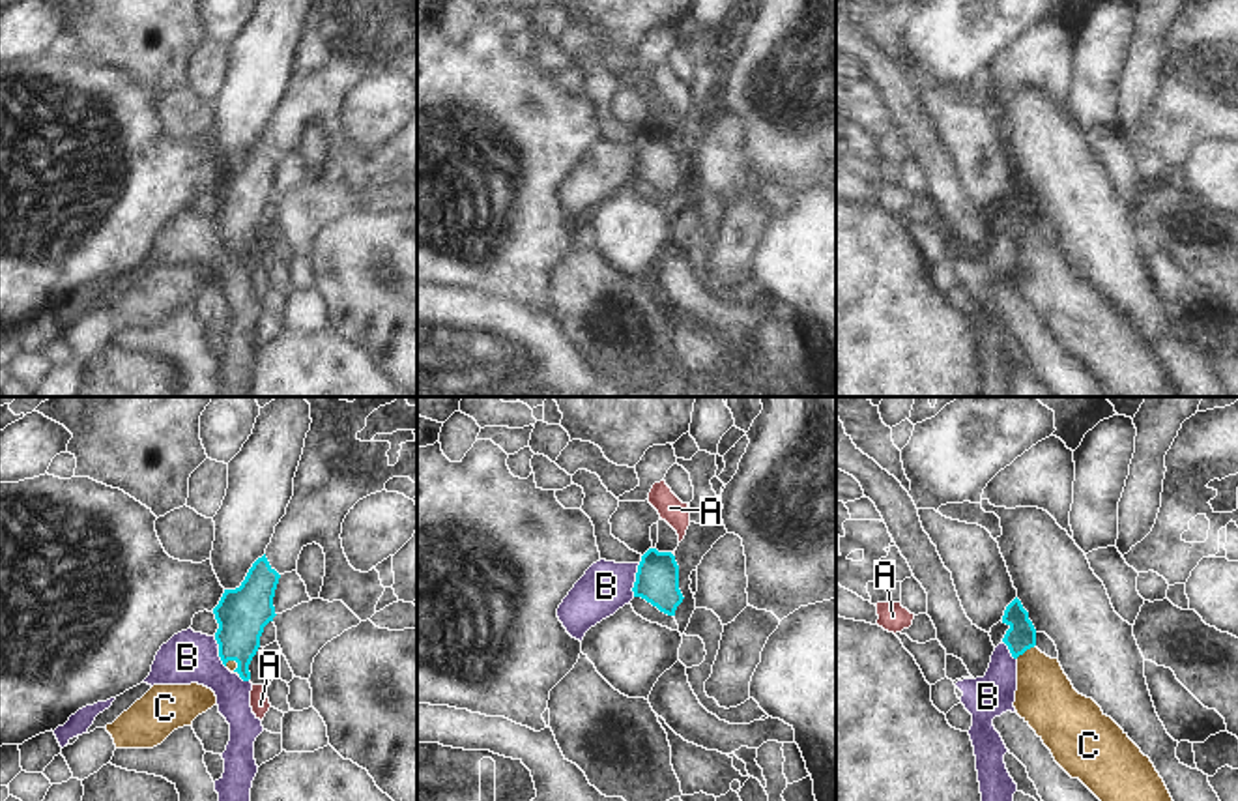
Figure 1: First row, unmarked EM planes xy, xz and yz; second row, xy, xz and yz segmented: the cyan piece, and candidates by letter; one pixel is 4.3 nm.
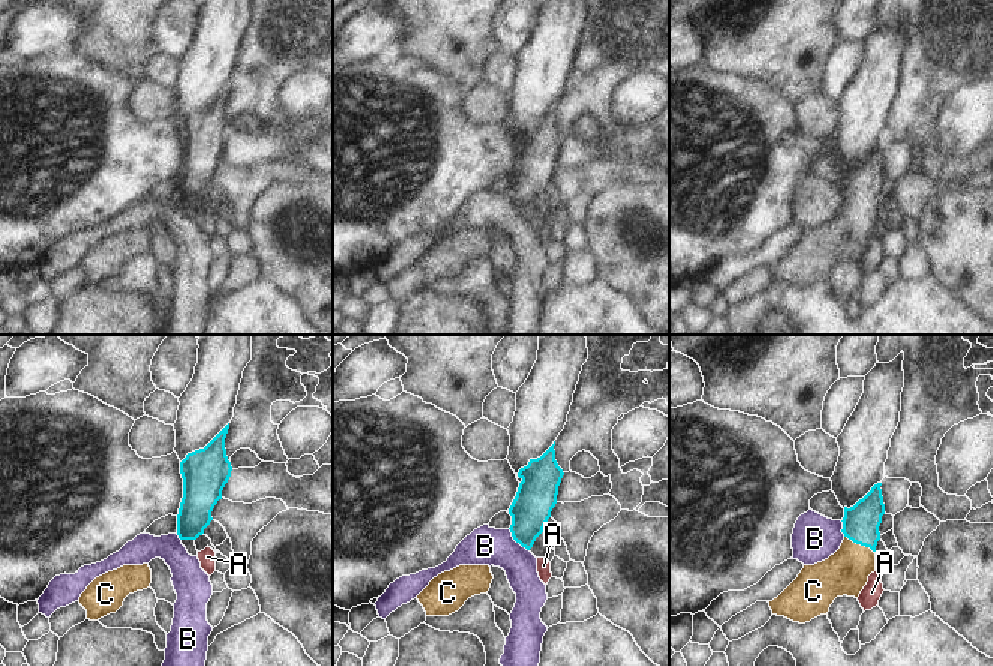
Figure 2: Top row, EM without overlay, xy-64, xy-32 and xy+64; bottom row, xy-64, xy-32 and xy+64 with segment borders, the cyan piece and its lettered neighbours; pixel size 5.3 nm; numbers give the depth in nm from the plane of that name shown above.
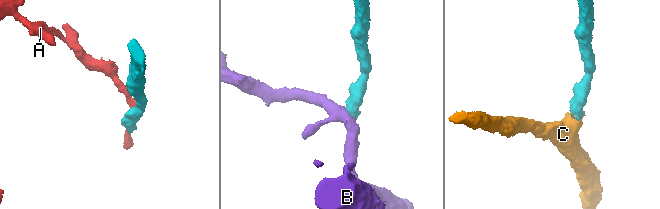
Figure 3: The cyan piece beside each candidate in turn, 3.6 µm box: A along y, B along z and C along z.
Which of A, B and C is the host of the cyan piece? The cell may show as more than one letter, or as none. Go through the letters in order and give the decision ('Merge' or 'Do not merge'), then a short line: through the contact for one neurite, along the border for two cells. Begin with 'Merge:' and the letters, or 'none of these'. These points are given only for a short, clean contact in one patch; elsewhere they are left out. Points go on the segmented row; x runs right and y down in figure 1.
Merge: C
A: Do not merge. Line: xz (670, 553), (674, 556)
B: Do not merge. Line: xz (640, 564), (634, 575), (633, 596)
C: Merge. Line: yz (1022, 635), (1025, 650), (1040, 678), (1046, 699).

